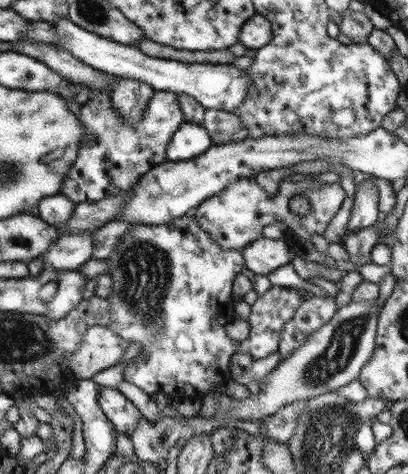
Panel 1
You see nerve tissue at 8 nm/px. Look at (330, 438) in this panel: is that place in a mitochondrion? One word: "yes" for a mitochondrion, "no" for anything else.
yes

